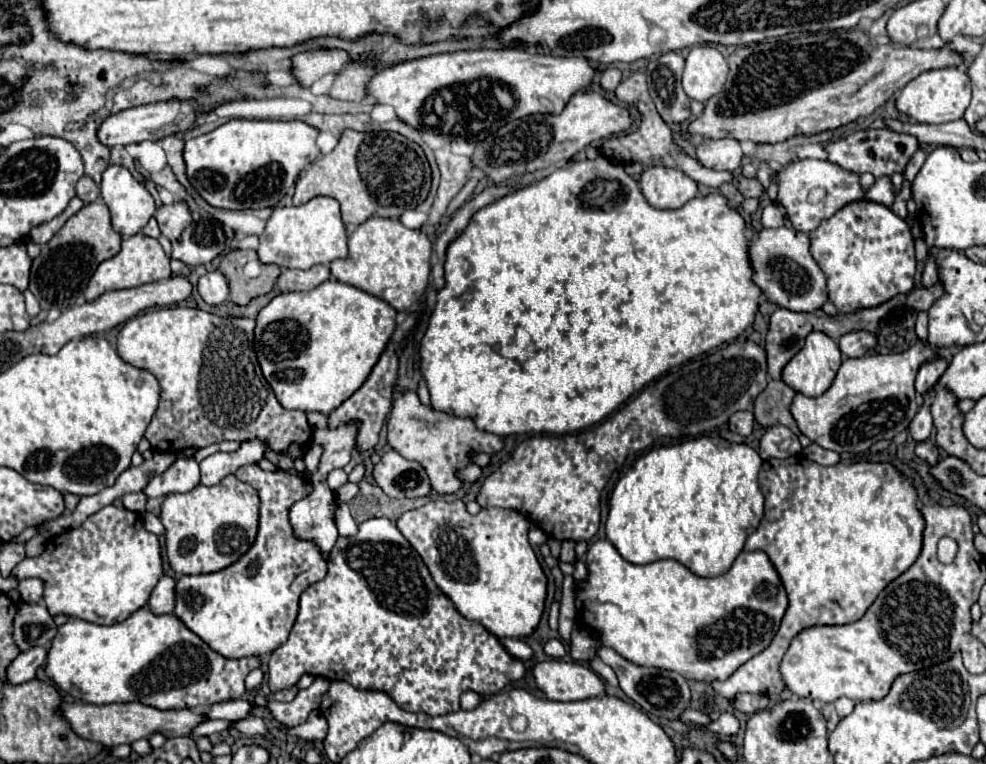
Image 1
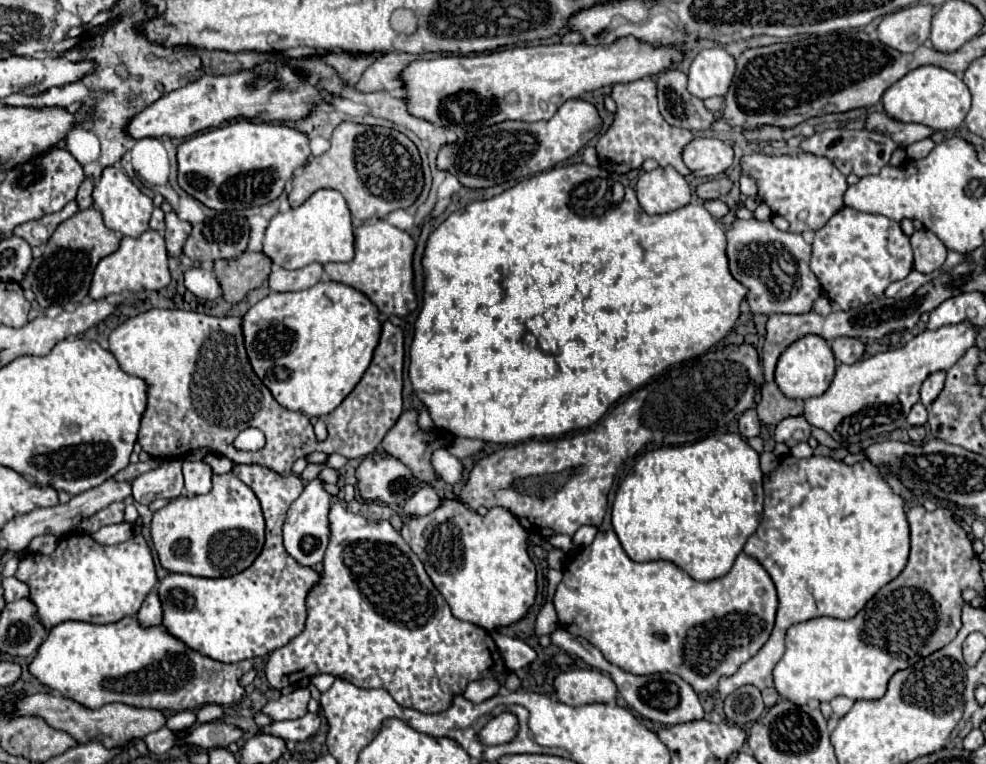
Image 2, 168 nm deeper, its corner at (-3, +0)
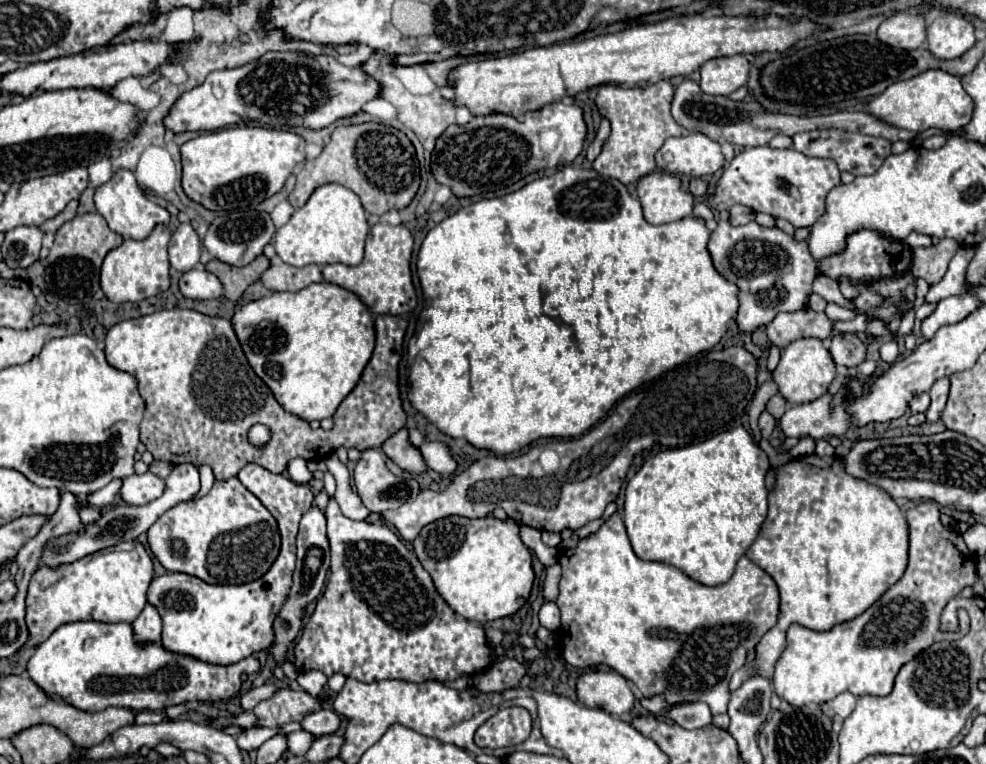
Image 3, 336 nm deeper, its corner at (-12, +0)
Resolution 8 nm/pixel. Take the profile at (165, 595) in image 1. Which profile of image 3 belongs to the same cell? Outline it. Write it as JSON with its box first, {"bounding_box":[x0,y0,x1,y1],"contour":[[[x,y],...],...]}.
{"bounding_box":[132,604,162,646],"contour":[[[146,604],[142,614],[132,622],[132,632],[134,632],[134,640],[138,646],[150,644],[150,642],[160,642],[162,620],[160,620],[160,614],[156,614],[154,606]]]}

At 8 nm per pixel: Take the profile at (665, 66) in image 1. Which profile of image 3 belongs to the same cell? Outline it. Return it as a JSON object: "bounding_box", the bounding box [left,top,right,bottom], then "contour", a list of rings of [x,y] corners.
{"bounding_box":[672,80,916,146],"contour":[[[684,80],[676,88],[674,102],[672,102],[672,116],[680,126],[684,126],[690,132],[702,132],[702,134],[706,134],[708,138],[712,138],[720,144],[730,142],[730,144],[738,144],[738,146],[764,146],[778,132],[786,134],[786,136],[794,136],[798,132],[810,132],[810,130],[818,130],[818,128],[838,128],[838,130],[844,130],[844,132],[860,132],[860,134],[870,134],[870,136],[882,136],[890,142],[896,142],[896,140],[910,142],[916,136],[916,132],[884,124],[882,120],[870,116],[868,112],[834,112],[834,114],[826,114],[826,116],[790,116],[790,114],[770,112],[758,102],[746,102],[746,100],[734,102],[728,96],[706,94],[692,80]]]}

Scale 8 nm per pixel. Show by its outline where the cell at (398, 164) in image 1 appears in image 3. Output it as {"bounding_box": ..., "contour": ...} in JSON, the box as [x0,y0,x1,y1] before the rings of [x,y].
{"bounding_box":[288,122,420,216],"contour":[[[368,122],[338,126],[332,132],[330,142],[320,152],[320,156],[306,162],[296,174],[296,186],[290,192],[288,202],[294,208],[300,208],[306,204],[306,200],[318,186],[328,182],[342,184],[356,192],[368,214],[380,216],[388,210],[402,210],[410,204],[420,186],[420,172],[414,146],[404,132],[384,124]]]}

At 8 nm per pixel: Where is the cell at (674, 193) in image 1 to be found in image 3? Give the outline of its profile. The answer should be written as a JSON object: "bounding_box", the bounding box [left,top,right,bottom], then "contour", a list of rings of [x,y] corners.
{"bounding_box":[636,170,692,224],"contour":[[[656,170],[640,178],[636,194],[644,208],[644,218],[650,224],[666,224],[692,214],[692,194],[682,190],[680,180],[668,172]]]}

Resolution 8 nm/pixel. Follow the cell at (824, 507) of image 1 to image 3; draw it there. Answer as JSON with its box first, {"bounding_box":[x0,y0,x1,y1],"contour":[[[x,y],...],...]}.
{"bounding_box":[730,456,908,690],"contour":[[[800,456],[782,466],[774,466],[772,470],[776,474],[776,482],[768,494],[768,516],[758,538],[746,550],[746,556],[774,578],[780,590],[780,614],[776,626],[770,628],[756,644],[756,658],[732,676],[730,690],[736,690],[754,672],[764,674],[764,678],[772,678],[772,666],[784,650],[786,630],[790,624],[826,632],[836,624],[860,616],[902,578],[908,564],[908,524],[902,510],[878,486],[846,474],[840,456]]]}

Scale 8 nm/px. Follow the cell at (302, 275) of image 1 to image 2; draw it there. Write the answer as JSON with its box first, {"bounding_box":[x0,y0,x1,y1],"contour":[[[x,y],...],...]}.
{"bounding_box":[269,264,323,292],"contour":[[[309,264],[299,270],[285,270],[285,268],[273,268],[269,274],[269,288],[275,292],[293,292],[293,290],[307,290],[315,286],[323,278],[323,266],[321,264]]]}

